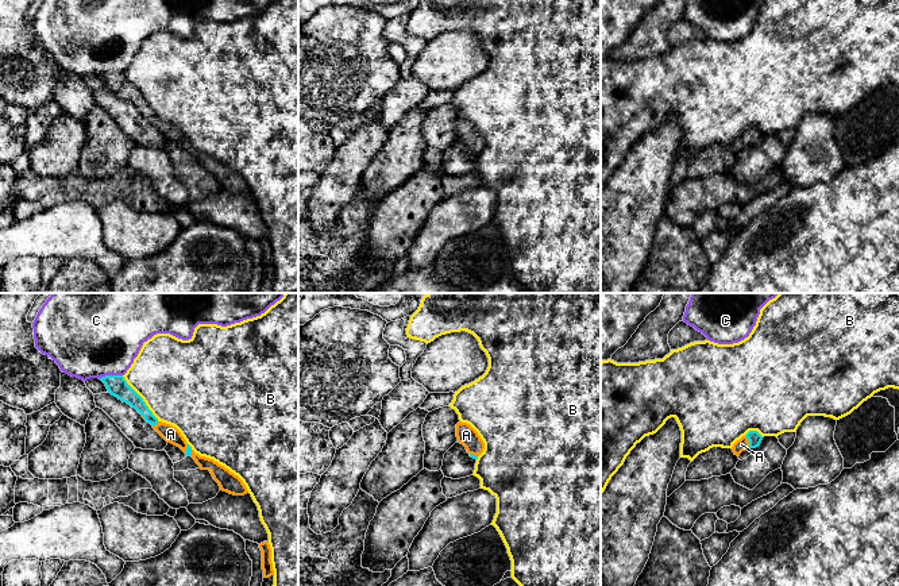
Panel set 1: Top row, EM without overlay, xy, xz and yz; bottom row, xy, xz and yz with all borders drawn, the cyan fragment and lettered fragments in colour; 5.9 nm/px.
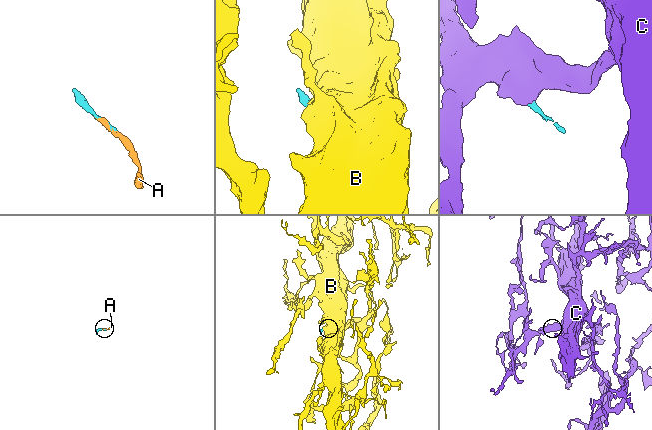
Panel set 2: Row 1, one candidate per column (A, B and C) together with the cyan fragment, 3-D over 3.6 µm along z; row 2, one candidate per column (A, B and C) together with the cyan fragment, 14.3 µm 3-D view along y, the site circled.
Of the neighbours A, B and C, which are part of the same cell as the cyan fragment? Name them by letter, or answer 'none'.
A

